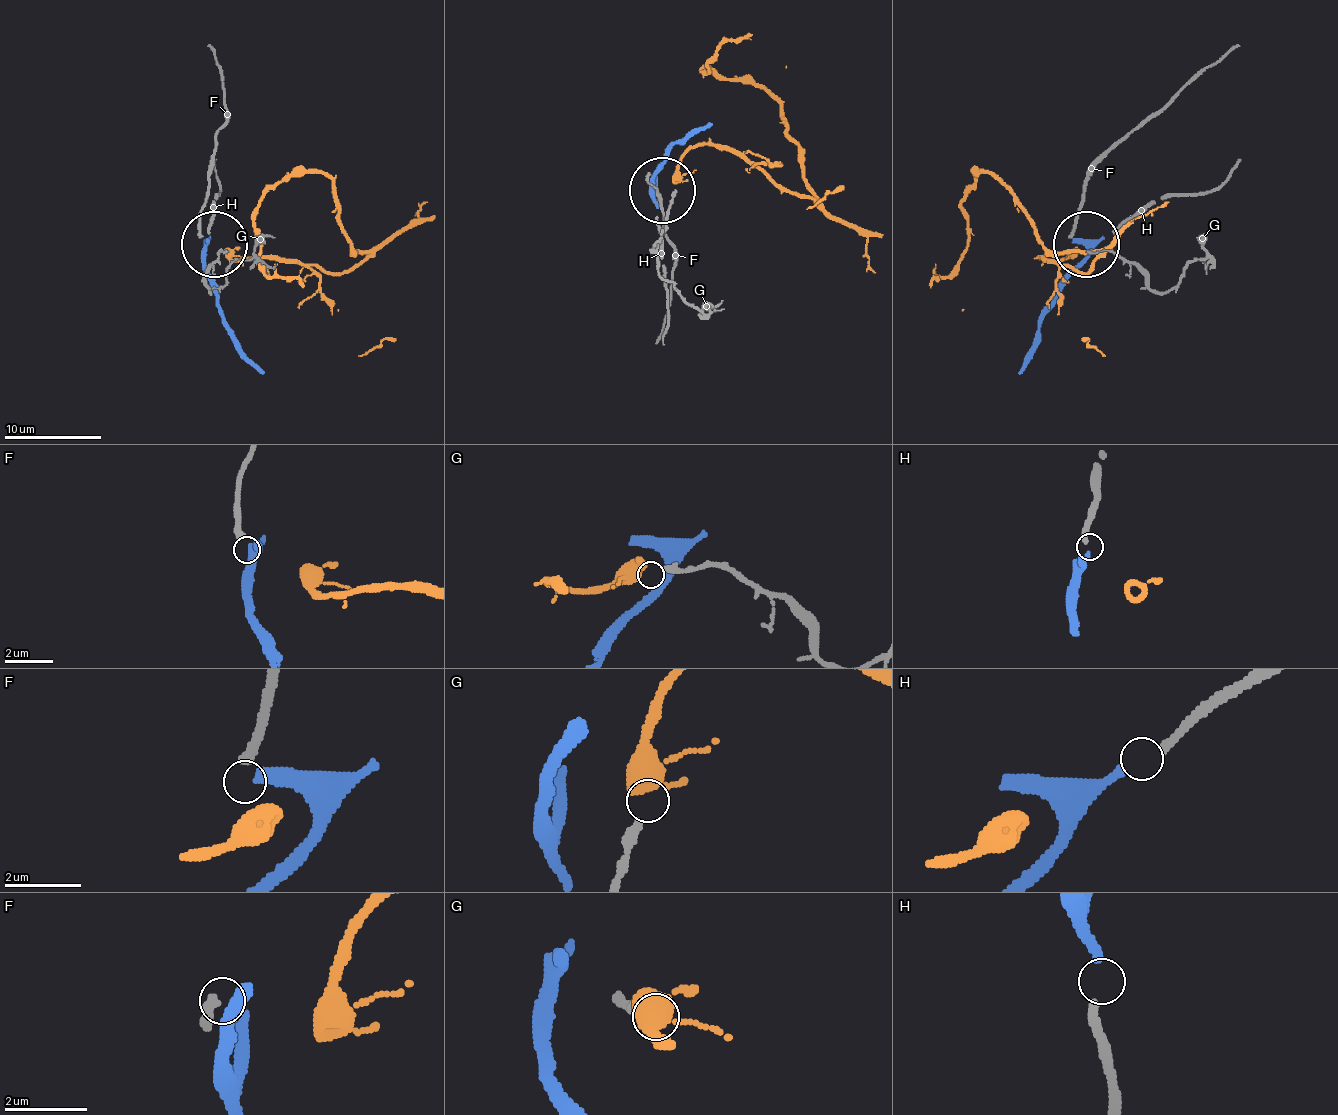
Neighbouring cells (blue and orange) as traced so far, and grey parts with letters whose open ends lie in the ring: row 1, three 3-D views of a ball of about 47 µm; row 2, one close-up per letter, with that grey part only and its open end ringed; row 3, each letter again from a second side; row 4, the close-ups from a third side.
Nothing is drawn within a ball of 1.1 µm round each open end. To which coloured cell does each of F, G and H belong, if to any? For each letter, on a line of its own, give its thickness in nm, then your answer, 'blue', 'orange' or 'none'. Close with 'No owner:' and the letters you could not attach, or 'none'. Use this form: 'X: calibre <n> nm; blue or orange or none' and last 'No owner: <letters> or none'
F: calibre 280 nm; none
G: calibre 260 nm; orange
H: calibre 220 nm; blue
No owner: F

